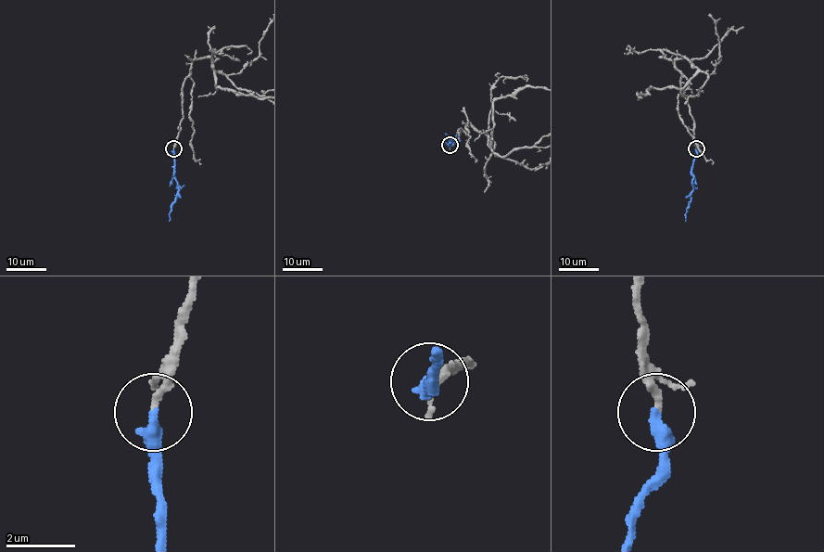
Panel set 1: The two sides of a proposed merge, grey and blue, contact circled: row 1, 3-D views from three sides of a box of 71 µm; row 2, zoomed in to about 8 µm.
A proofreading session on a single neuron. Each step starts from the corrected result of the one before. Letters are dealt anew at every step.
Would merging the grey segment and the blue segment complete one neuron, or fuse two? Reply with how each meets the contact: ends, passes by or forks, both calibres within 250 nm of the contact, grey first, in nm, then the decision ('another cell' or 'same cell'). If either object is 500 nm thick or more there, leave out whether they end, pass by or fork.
grey passes by; blue ends; calibres 150 and 400 nm; same cell

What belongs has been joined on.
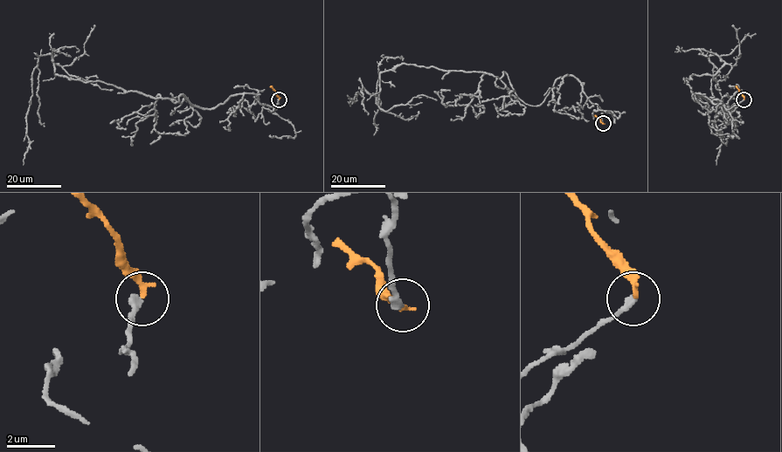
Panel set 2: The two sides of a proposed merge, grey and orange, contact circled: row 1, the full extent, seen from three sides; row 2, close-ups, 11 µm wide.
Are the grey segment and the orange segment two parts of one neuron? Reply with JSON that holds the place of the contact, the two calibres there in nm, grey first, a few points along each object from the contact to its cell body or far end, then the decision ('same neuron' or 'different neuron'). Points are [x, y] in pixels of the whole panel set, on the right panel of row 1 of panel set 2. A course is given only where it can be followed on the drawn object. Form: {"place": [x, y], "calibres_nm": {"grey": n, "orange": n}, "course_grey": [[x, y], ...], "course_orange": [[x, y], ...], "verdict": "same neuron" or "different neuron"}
{"place": [743, 99], "calibres_nm": {"grey": 300, "orange": 240}, "course_grey": [[743, 99], [698, 101], [685, 79], [724, 62], [709, 57], [724, 115], [716, 165]], "course_orange": [[743, 99], [737, 86]], "verdict": "same neuron"}

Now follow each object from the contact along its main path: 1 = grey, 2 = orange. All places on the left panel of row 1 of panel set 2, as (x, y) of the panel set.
1: (279, 99), (276, 109), (240, 92), (201, 108), (183, 94), (176, 101), (56, 75), (41, 55), (23, 165)
2: (280, 99), (270, 86)

